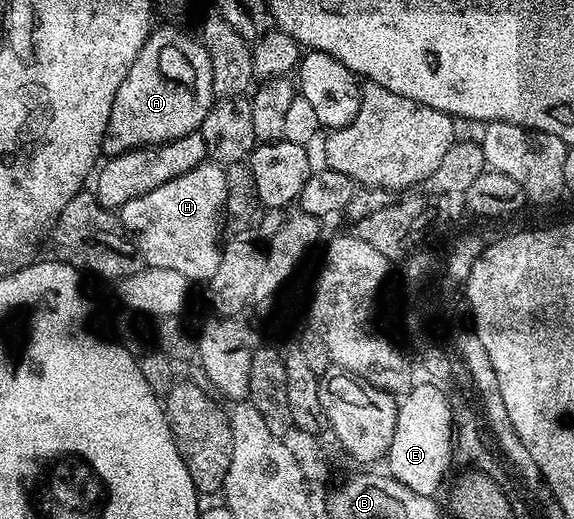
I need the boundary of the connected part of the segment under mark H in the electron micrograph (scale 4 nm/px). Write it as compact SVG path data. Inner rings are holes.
M205 162L186 170L186 174L170 178L156 188L160 191L160 267L174 270L190 282L211 281L218 270L222 255L222 221L224 219L224 199L226 198L226 172L215 162Z

